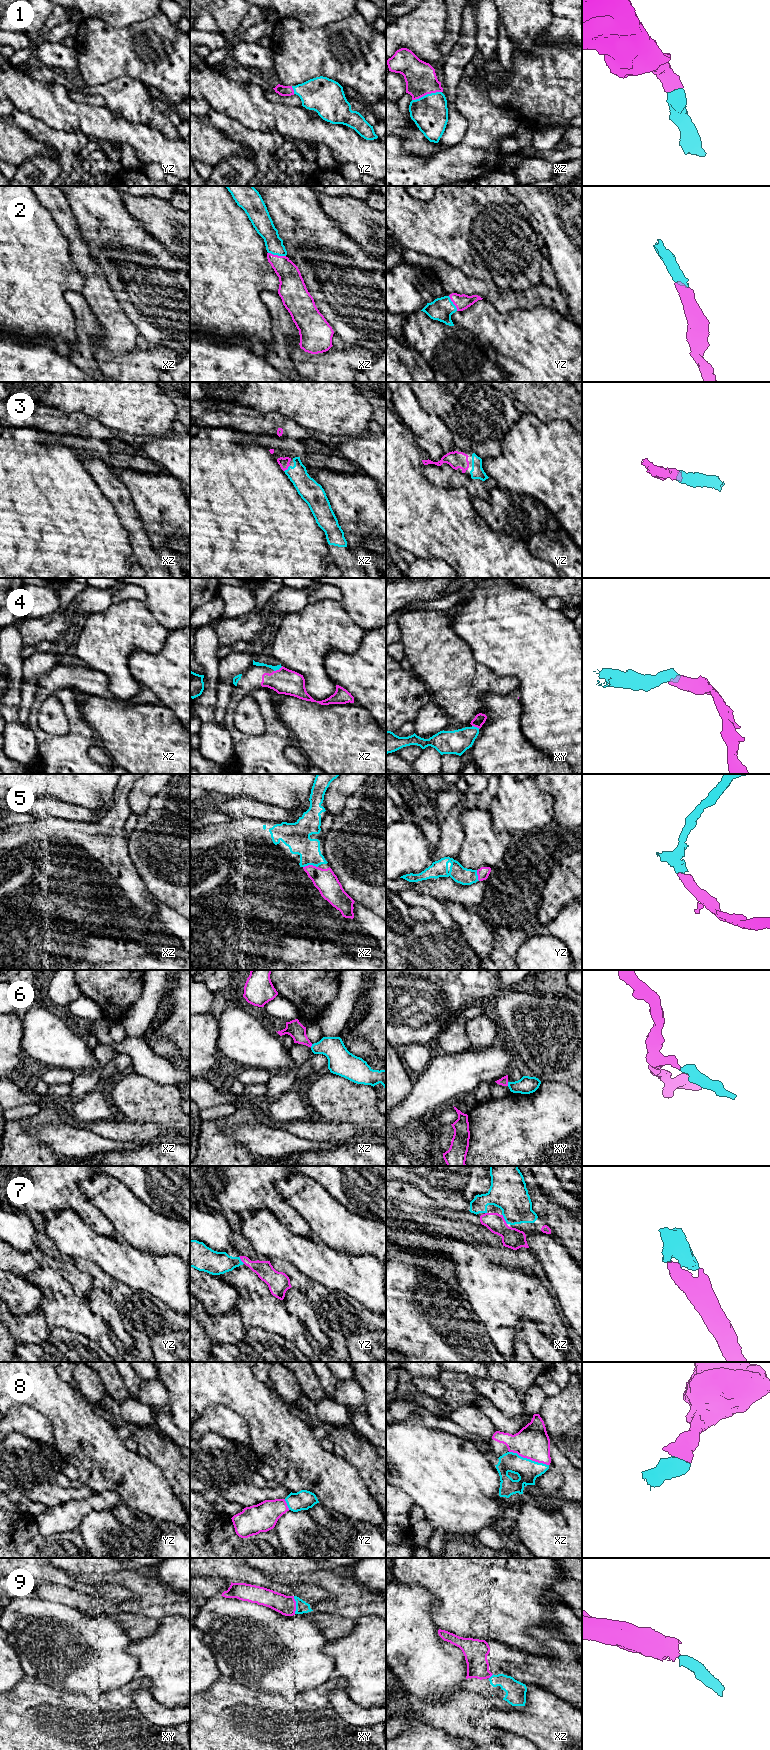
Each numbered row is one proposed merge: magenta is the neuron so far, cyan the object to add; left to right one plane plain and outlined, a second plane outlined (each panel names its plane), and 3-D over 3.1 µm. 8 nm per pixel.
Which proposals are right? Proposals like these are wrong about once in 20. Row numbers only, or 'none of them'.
1, 2, 3, 4, 5, 6, 7, 8, 9

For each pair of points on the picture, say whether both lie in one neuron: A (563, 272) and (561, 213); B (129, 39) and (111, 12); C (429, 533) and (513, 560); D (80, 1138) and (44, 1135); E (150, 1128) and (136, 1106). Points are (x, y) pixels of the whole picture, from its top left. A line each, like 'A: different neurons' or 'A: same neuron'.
A: same neuron
B: different neurons
C: same neuron
D: same neuron
E: different neurons

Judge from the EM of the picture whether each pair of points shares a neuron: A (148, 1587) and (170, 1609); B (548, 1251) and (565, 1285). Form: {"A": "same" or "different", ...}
{"A": "same", "B": "same"}

